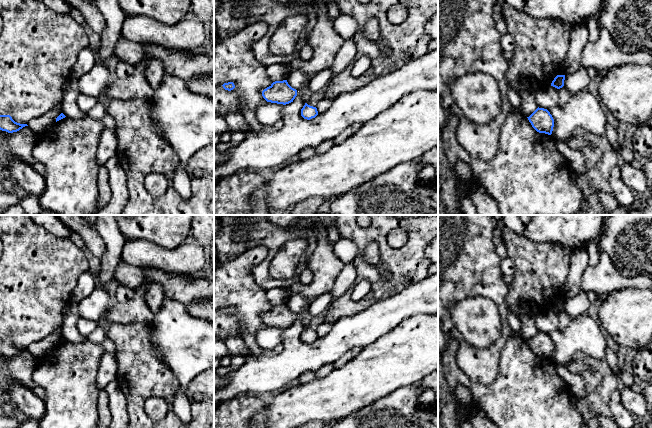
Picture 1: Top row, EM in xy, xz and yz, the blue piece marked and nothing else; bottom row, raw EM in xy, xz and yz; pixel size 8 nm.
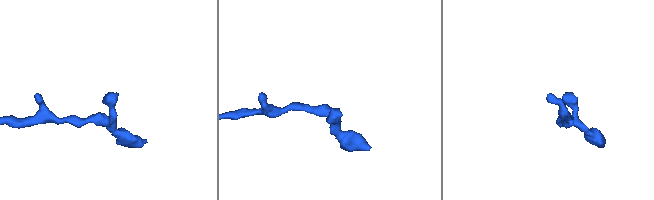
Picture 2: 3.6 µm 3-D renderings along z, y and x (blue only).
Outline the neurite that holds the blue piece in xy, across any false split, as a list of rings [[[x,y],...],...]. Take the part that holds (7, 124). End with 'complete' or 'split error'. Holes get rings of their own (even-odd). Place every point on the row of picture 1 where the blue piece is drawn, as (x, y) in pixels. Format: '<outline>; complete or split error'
[[[0,115],[0,130],[8,133],[17,132],[27,124],[20,124],[15,122],[10,115]]]; complete

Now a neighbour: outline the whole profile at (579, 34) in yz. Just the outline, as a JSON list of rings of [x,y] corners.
[[[588,21],[573,26],[570,33],[568,52],[564,59],[564,75],[574,73],[582,67],[580,59],[588,42],[588,37]]]

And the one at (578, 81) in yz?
[[[581,67],[578,71],[565,75],[564,88],[572,95],[580,91],[587,90],[588,85],[592,80],[593,72]]]

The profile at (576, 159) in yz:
[[[558,140],[555,143],[560,153],[565,157],[574,173],[587,172],[585,156],[580,150],[572,150],[568,145],[568,140]]]

